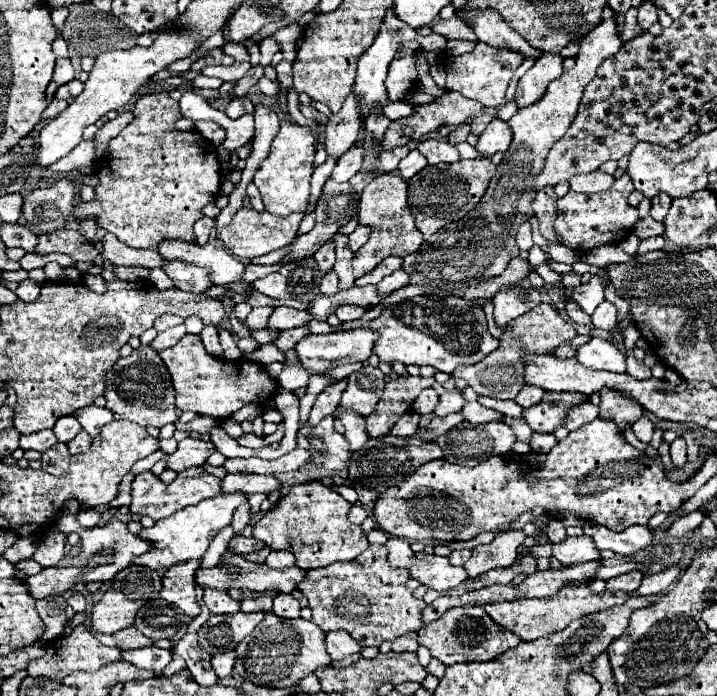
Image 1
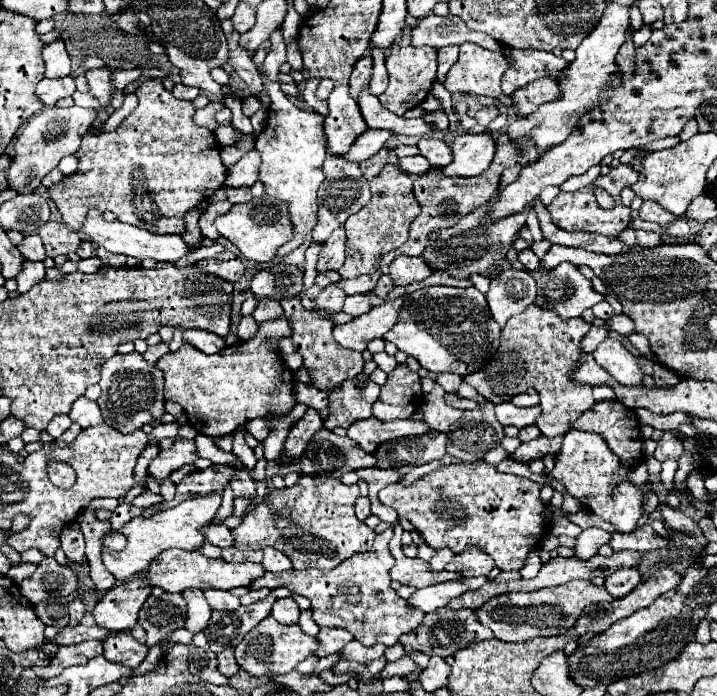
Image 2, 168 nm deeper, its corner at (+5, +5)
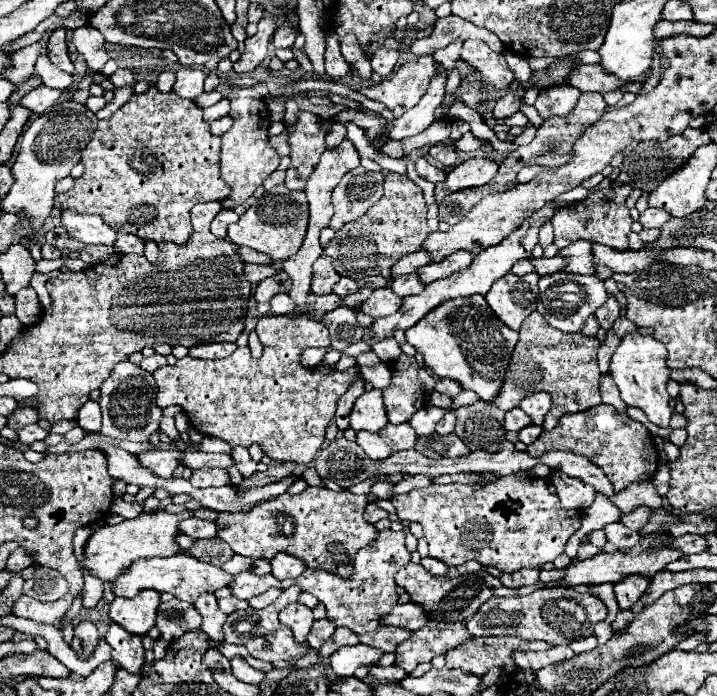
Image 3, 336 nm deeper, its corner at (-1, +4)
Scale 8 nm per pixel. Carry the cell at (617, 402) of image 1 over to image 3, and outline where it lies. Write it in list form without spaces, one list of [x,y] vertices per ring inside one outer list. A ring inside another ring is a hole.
[[[599,404],[597,408],[589,408],[581,414],[561,416],[553,430],[543,430],[541,436],[527,448],[531,456],[541,456],[551,450],[565,450],[589,458],[605,472],[615,494],[633,482],[649,482],[659,466],[659,452],[653,446],[649,430],[641,422],[631,420],[627,414],[619,414],[607,404]]]

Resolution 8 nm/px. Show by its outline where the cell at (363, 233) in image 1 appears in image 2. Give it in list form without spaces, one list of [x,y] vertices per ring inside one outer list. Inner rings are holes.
[[[337,227],[331,237],[323,243],[323,249],[319,253],[317,269],[327,271],[327,269],[339,269],[345,261],[345,247],[347,247],[347,231],[345,227]]]

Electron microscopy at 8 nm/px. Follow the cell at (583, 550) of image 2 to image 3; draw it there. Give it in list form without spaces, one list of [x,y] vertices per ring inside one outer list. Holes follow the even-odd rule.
[[[619,522],[605,526],[605,534],[607,534],[609,546],[613,546],[613,548],[633,548],[641,540],[639,532],[629,530]]]

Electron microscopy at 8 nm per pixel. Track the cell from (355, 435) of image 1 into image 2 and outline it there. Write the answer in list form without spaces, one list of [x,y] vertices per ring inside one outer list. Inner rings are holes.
[[[375,417],[361,419],[349,425],[349,437],[359,443],[359,447],[367,453],[373,453],[375,447],[383,441],[389,439],[401,439],[409,435],[423,435],[429,433],[429,425],[425,421],[391,421],[391,423],[381,423]]]

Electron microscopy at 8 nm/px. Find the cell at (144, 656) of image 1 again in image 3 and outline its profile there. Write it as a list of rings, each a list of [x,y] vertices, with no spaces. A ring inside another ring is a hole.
[[[111,624],[107,630],[107,642],[113,650],[113,662],[127,672],[141,672],[145,662],[145,650],[141,646],[141,638],[125,632],[119,624]]]

